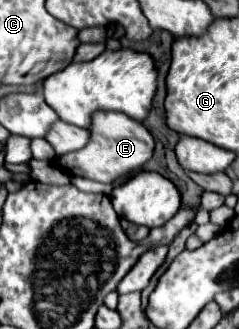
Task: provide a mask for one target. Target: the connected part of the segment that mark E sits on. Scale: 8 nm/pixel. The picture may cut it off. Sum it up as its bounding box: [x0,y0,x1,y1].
[54,113,156,183]

